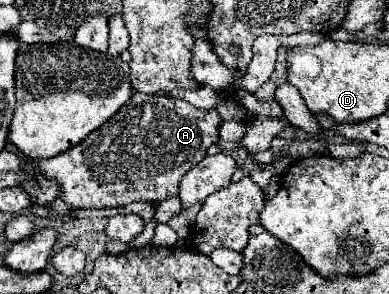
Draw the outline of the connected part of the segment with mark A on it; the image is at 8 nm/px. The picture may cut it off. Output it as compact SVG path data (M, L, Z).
M133 93L133 97L119 109L107 123L93 131L77 147L53 157L37 161L37 167L53 177L61 185L61 199L69 207L117 207L133 201L163 201L167 197L177 197L177 187L181 177L195 167L207 153L207 149L219 139L221 115L211 109L197 109L187 101L163 97L163 95L145 95Z

